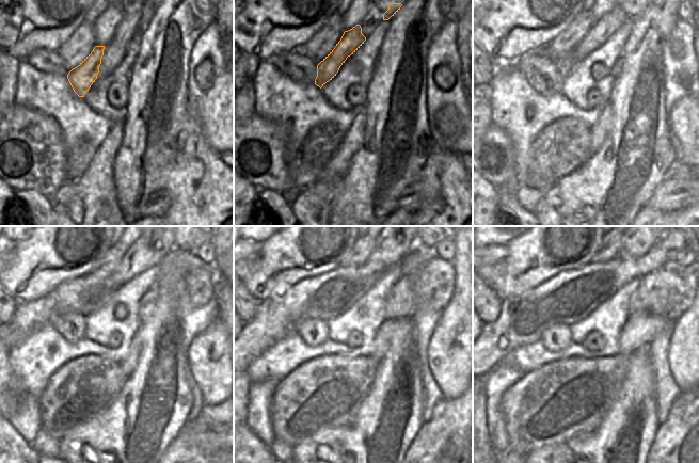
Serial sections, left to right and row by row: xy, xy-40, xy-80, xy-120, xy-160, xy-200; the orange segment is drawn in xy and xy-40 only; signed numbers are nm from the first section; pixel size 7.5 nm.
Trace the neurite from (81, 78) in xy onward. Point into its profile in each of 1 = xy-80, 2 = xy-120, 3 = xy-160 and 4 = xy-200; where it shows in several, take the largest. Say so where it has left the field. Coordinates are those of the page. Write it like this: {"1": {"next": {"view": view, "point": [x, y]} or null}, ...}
{"1": {"next": {"view": "xy-80", "point": [599, 33]}}, "2": {"next": {"view": "xy-120", "point": [143, 254]}}, "3": {"next": {"view": "xy-160", "point": [390, 248]}}, "4": {"next": {"view": "xy-200", "point": [632, 248]}}}

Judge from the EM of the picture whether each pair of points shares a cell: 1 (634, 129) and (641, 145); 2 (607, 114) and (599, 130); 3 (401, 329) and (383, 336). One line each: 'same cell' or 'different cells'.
1: different cells
2: same cell
3: same cell

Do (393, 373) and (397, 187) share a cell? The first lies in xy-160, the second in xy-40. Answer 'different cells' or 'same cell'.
different cells

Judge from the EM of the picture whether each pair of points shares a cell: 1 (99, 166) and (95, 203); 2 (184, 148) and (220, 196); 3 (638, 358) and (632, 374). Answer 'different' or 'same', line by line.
1: same
2: same
3: same

